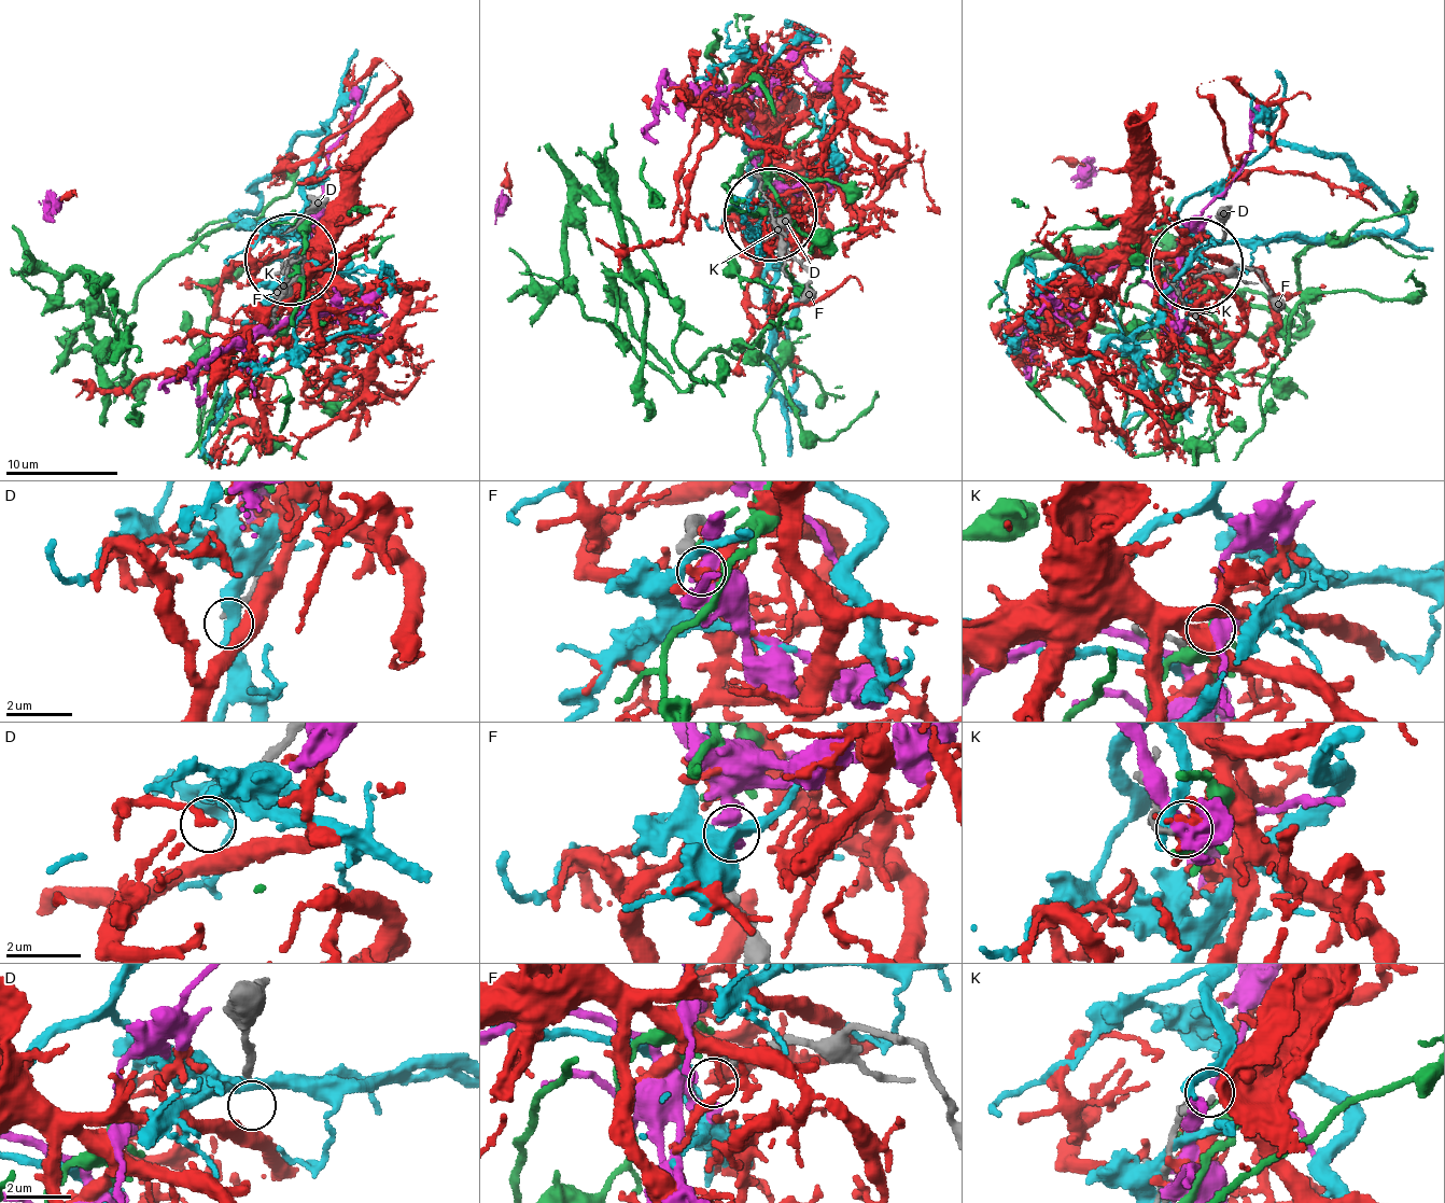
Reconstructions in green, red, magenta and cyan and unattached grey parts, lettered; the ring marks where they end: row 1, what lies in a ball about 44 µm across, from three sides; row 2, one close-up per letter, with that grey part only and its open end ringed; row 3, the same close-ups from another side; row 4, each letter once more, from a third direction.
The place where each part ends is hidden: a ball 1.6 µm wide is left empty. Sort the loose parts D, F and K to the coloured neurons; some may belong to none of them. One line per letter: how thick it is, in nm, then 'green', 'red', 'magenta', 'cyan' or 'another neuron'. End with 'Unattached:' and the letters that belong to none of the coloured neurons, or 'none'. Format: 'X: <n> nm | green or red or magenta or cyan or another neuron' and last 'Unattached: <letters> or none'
D: 180 nm | another neuron
F: 320 nm | another neuron
K: 150 nm | another neuron
Unattached: D, F, K

